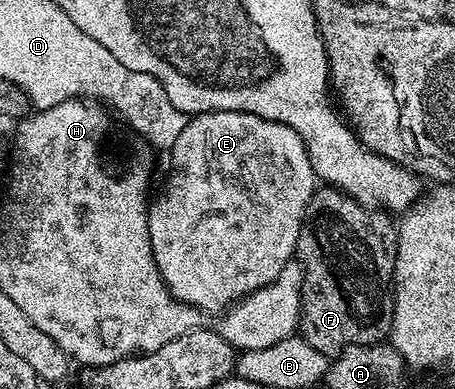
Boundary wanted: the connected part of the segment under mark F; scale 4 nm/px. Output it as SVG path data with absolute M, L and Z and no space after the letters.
M330 185L320 186L305 209L301 233L295 246L297 261L303 266L298 334L325 356L334 357L353 345L382 343L391 334L397 227L390 218L392 216L386 210L368 209L346 191L338 191Z

